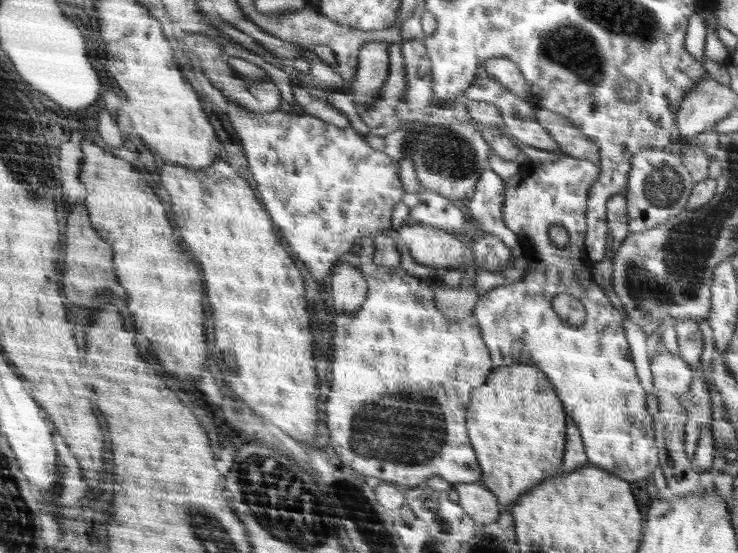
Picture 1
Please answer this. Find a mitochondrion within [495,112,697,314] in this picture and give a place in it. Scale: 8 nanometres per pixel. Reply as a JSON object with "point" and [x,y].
{"point":[663,187]}

